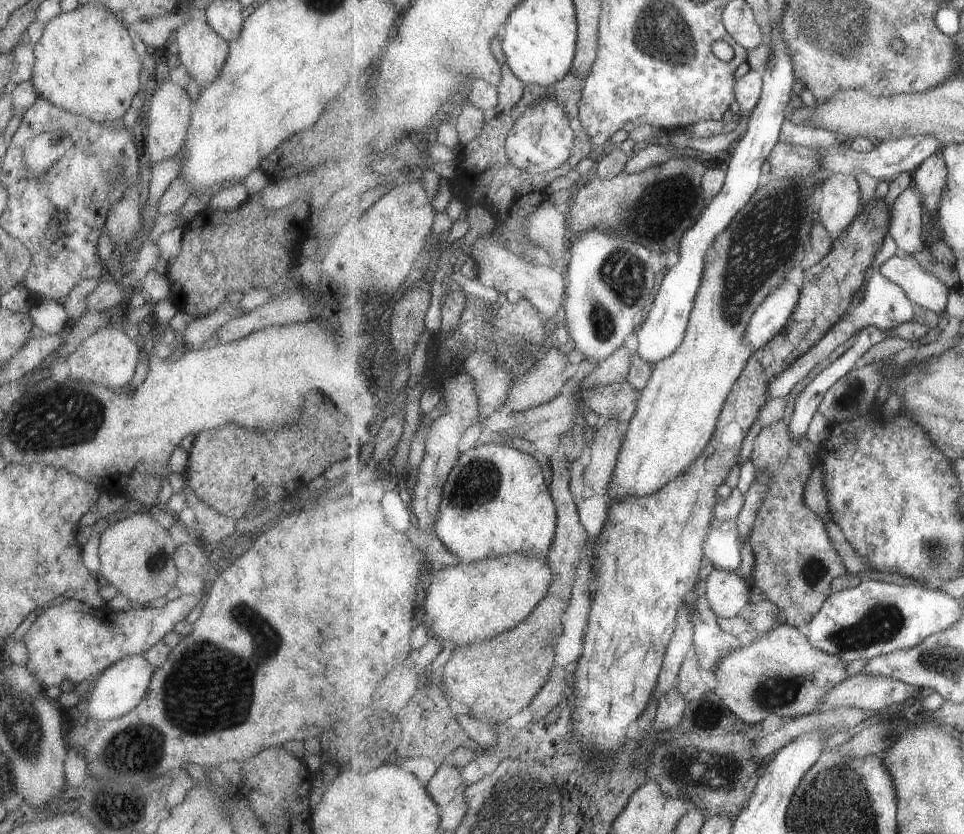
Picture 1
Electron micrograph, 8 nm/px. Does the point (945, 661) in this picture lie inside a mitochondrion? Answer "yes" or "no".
yes

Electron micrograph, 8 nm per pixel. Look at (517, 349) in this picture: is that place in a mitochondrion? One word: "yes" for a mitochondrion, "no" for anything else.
yes

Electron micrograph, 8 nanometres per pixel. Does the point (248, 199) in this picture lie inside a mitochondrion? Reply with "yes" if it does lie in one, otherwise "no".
no

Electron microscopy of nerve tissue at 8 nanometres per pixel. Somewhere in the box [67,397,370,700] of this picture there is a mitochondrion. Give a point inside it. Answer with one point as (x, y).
(154, 563)

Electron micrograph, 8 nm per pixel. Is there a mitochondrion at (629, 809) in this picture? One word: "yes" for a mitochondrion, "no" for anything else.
no

